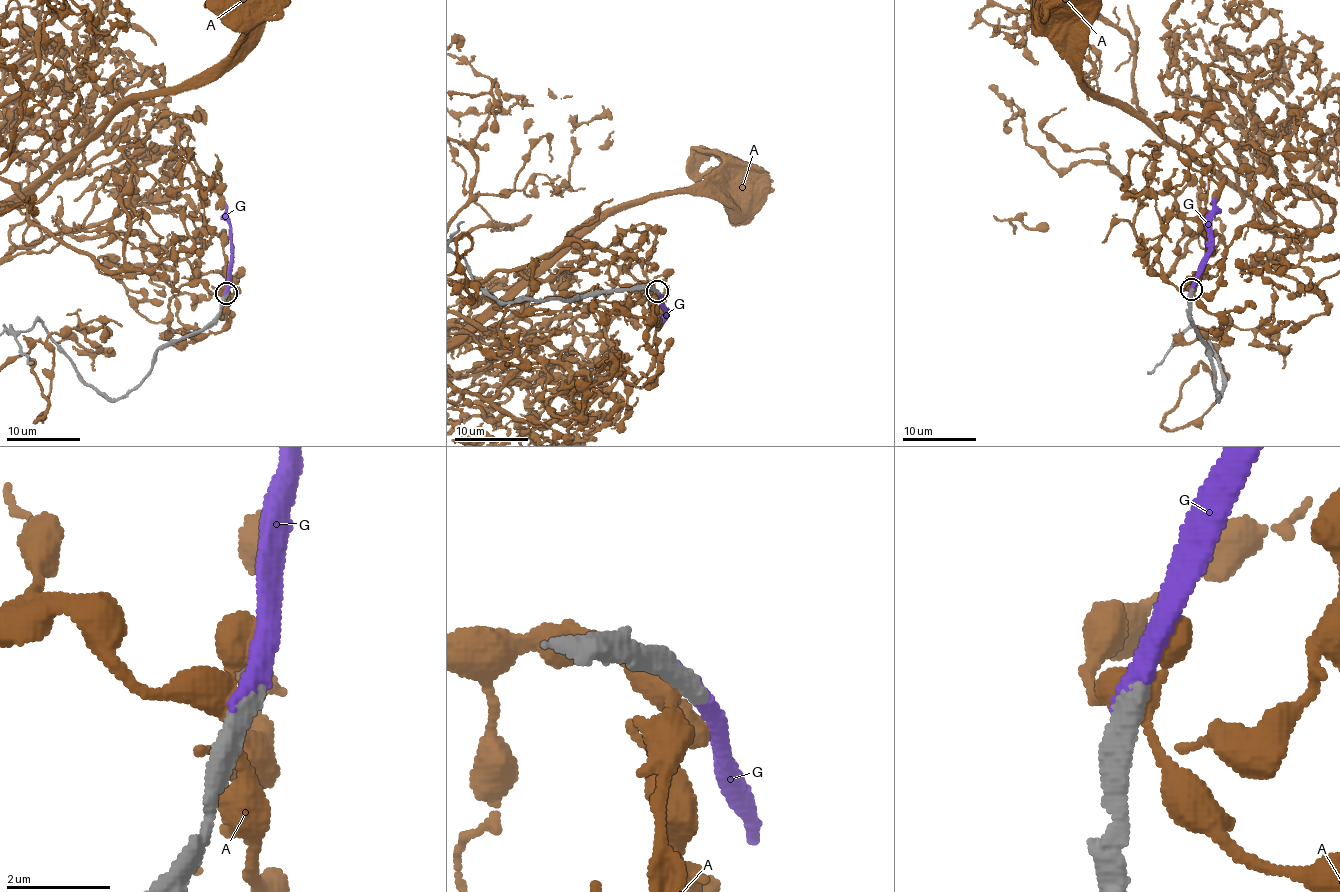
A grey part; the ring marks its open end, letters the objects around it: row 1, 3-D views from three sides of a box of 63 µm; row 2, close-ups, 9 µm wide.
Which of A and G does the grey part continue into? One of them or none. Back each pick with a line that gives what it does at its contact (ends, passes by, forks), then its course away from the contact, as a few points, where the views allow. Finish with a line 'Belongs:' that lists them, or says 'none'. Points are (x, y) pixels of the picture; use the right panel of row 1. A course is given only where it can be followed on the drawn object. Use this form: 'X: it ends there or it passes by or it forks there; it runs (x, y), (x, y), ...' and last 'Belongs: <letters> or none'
G: it ends there; it runs (1191, 290), (1198, 266), (1209, 249), (1209, 218), (1217, 198)
Belongs: G

